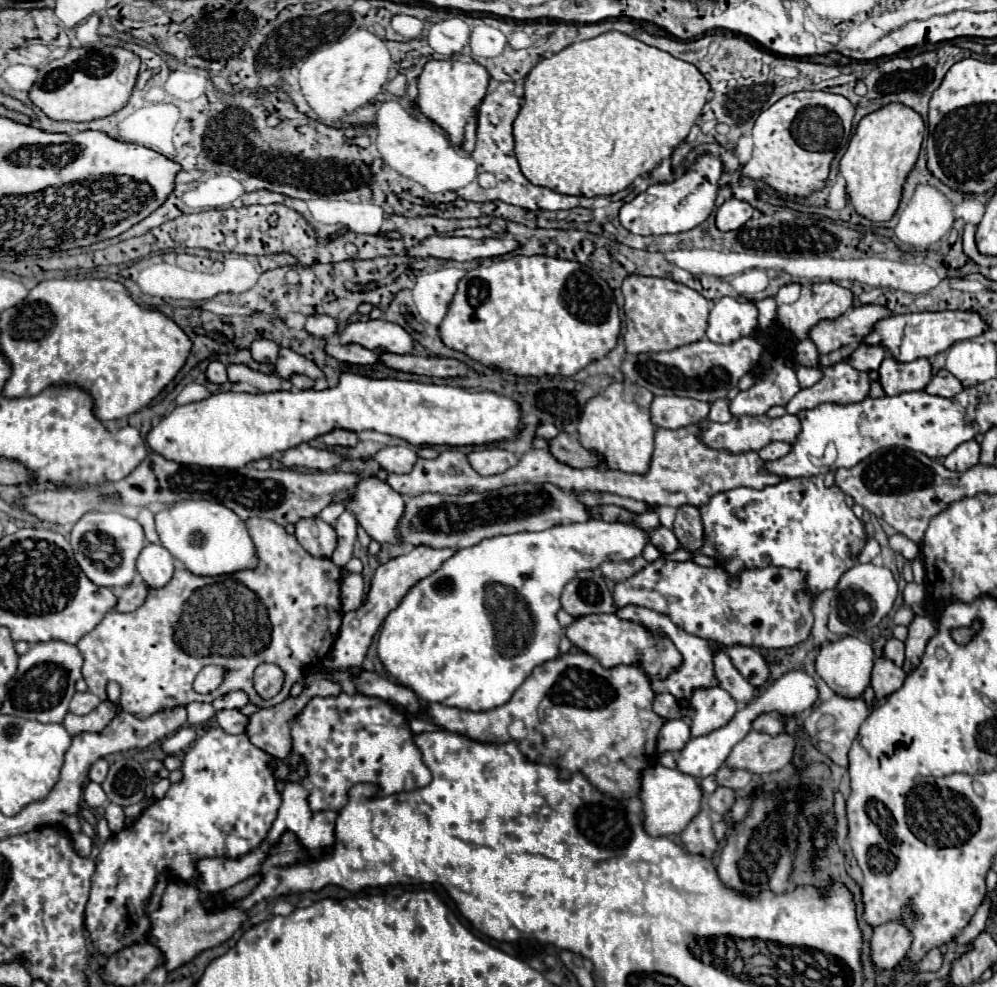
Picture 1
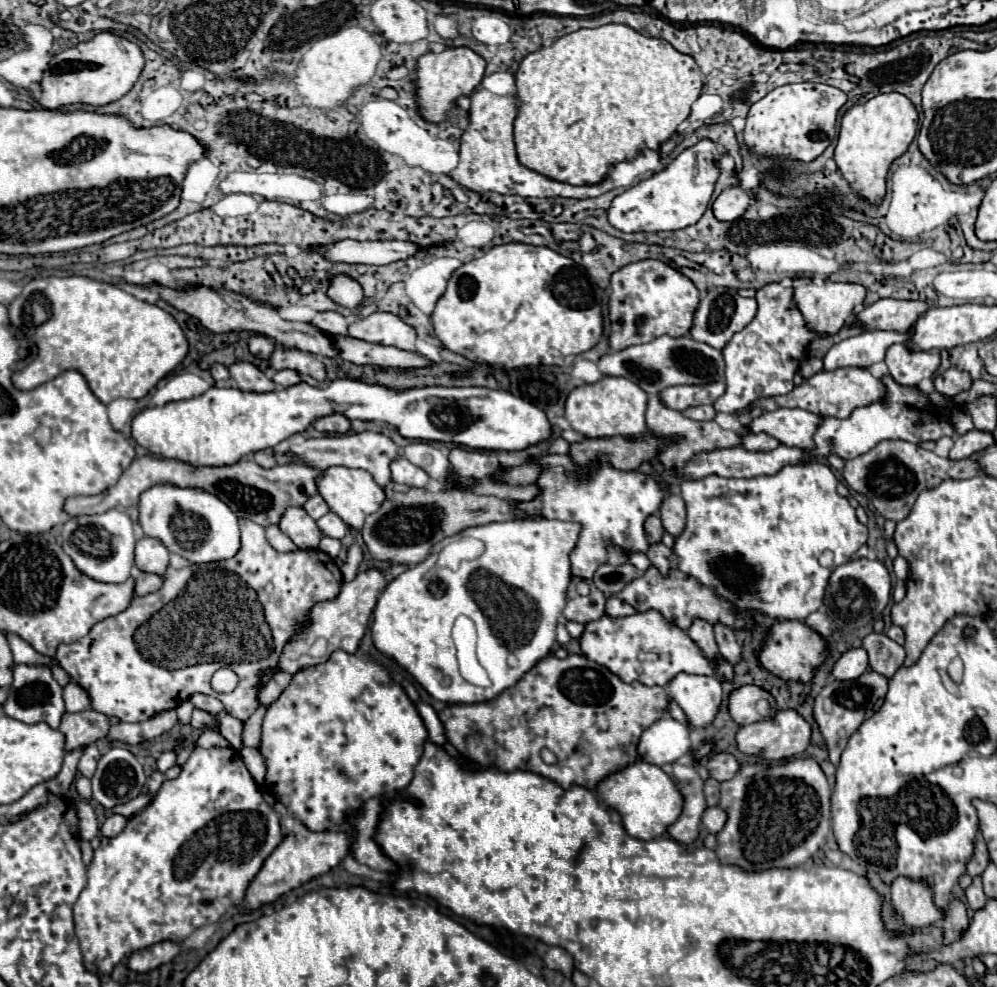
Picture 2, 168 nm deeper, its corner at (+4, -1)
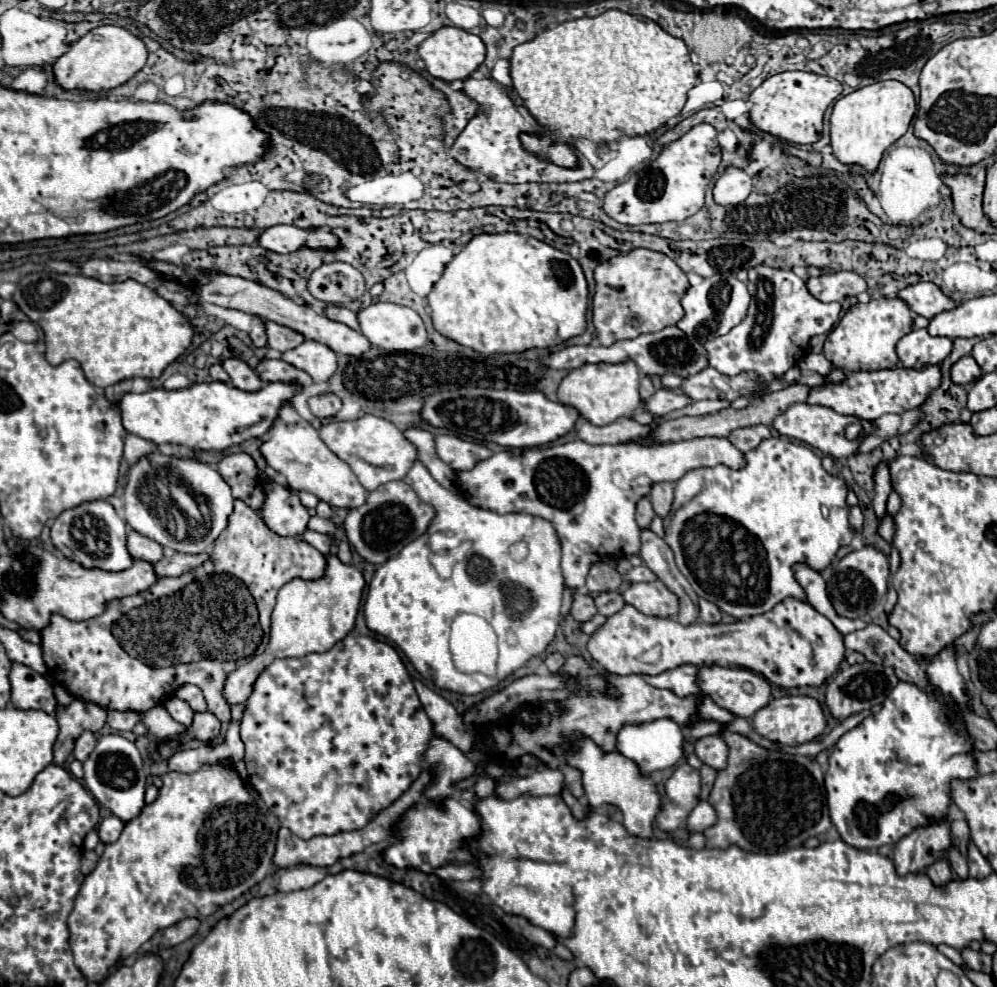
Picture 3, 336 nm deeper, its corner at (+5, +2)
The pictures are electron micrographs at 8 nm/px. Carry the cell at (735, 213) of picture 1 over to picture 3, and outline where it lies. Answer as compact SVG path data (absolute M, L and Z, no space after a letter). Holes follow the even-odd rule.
M729 167L713 187L713 197L717 205L739 205L749 197L753 189L753 179L737 167Z

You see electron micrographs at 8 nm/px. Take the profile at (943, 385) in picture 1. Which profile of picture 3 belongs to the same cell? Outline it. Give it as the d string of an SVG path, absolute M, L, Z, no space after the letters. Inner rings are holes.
M965 355L961 357L953 367L951 367L951 381L955 385L967 385L967 383L973 383L981 377L981 369L979 365L973 361L971 355Z

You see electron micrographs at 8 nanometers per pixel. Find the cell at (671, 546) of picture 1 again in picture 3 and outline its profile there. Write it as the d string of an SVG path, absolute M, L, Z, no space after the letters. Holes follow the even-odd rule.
M645 497L645 499L641 499L641 501L637 503L637 515L635 515L637 525L639 525L641 529L647 529L647 527L651 525L653 517L655 517L655 511L653 511L651 501L649 501L647 497Z

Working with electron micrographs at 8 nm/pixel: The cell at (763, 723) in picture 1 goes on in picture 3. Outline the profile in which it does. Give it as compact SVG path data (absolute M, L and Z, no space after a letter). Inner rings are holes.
M701 667L701 689L719 707L727 709L737 717L753 717L771 701L771 685L765 677L751 673L747 669L733 667ZM743 683L751 683L753 691L747 693Z

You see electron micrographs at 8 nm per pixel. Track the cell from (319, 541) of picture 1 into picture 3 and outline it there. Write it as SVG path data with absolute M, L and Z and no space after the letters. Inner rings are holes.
M267 481L265 489L269 489L269 497L265 499L265 509L261 509L265 525L281 537L303 535L311 515L301 505L297 493L289 493L289 489L285 489L275 481Z

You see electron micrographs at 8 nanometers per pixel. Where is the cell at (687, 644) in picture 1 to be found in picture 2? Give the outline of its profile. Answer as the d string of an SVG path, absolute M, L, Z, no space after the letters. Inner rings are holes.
M610 596L608 600L606 600L606 614L610 614L610 616L624 616L624 614L634 614L636 610L630 606L630 604L626 604L626 602L622 602L620 598L616 598L616 596Z

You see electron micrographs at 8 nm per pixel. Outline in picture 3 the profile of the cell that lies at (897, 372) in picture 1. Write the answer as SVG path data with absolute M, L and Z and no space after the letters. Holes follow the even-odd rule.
M927 329L911 331L897 343L897 357L903 369L923 371L929 365L939 365L951 353L953 341L947 337L929 337Z

